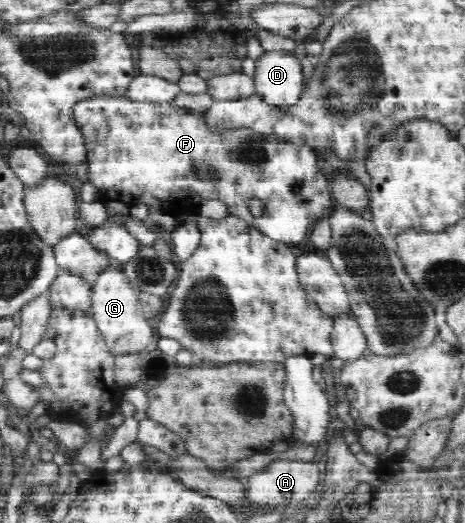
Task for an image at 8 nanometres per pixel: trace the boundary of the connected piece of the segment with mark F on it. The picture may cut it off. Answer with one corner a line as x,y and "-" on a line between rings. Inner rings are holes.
96,96
94,98
84,99
76,103
75,107
72,107
72,115
75,116
76,126
80,127
80,130
84,134
84,144
88,148
88,167
83,172
83,178
98,188
102,200
120,201
120,203
130,208
138,204
150,205
152,209
160,213
166,213
166,215
174,215
174,217
182,221
196,217
199,213
200,203
208,202
212,199
220,200
226,203
230,215
243,219
246,223
249,223
249,225
254,226
256,230
260,231
260,234
264,234
264,236
274,240
274,242
282,241
282,243
290,247
296,245
296,243
300,243
302,241
300,237
306,237
308,235
310,227
314,225
312,219
322,219
322,217
326,217
332,211
333,197
330,197
330,193
328,193
330,189
329,180
324,177
322,170
318,169
318,157
316,157
314,149
304,144
292,145
290,141
280,140
272,134
258,134
256,130
247,127
232,127
231,130
212,130
207,125
207,115
204,112
172,106
170,102
134,102
134,100
126,98
126,96
-
194,165
211,169
213,176
210,178
208,174
194,170
-
252,197
258,197
258,199
262,200
264,204
262,216
255,217
250,214
250,210
246,206
246,201

